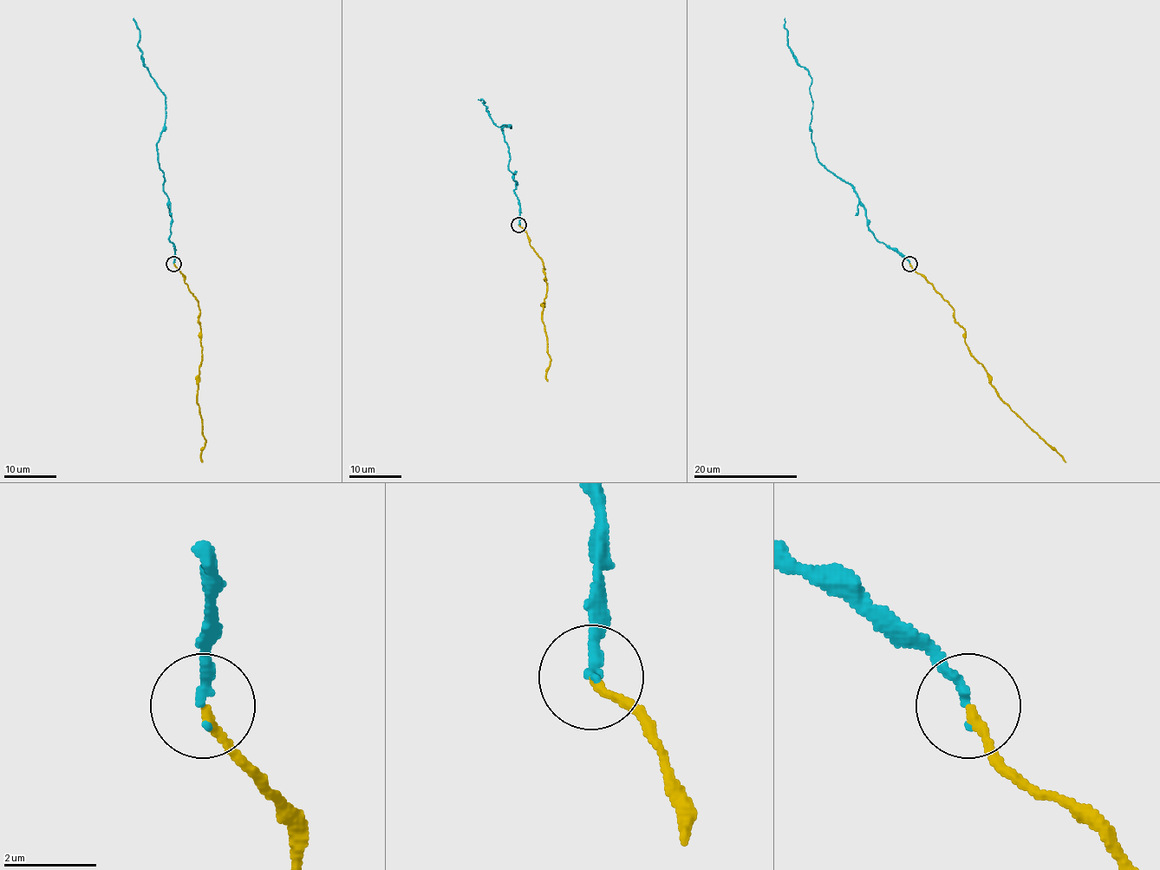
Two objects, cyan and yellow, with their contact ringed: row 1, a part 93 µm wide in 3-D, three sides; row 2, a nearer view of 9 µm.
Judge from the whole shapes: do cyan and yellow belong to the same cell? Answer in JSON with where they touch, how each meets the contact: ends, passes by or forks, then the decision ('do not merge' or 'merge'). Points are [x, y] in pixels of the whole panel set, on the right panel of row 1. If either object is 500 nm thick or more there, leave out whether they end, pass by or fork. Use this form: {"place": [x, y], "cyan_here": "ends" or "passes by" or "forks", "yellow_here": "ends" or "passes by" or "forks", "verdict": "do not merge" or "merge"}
{"place": [909, 264], "cyan_here": "ends", "yellow_here": "ends", "verdict": "merge"}

